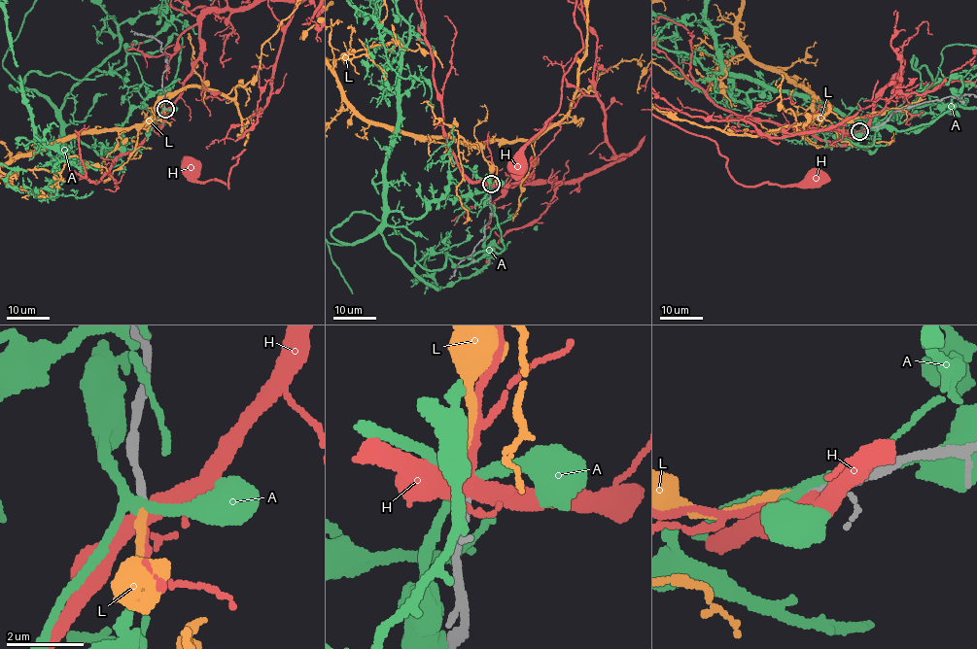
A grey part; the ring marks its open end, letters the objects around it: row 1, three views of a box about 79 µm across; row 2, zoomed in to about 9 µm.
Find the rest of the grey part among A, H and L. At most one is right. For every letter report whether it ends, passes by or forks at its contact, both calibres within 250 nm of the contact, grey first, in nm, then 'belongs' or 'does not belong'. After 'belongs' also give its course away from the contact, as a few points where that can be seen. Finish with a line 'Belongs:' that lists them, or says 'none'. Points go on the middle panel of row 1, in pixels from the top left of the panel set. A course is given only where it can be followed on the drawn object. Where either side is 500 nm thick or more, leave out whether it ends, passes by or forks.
A: it forks | 150/240 nm | does not belong
H: it forks | 150/400 nm | does not belong
L: it ends | 140/220 nm | belongs
Belongs: L

